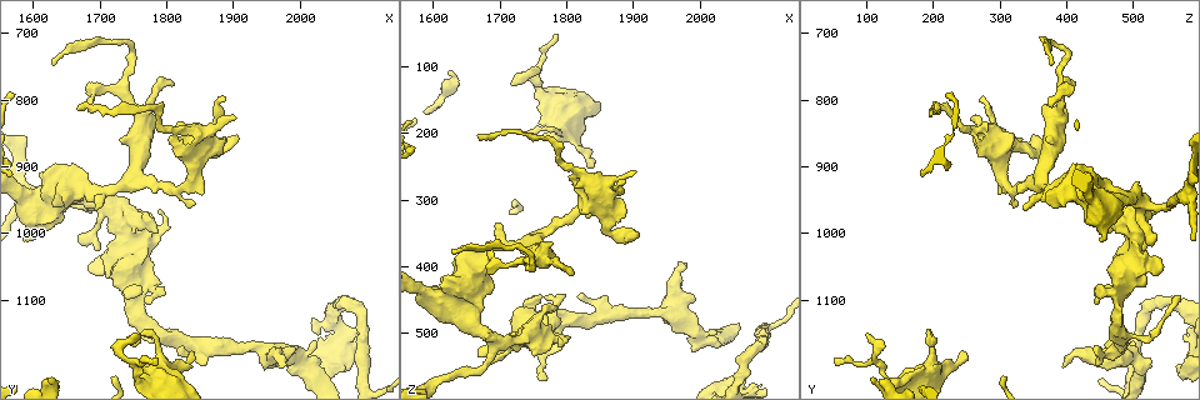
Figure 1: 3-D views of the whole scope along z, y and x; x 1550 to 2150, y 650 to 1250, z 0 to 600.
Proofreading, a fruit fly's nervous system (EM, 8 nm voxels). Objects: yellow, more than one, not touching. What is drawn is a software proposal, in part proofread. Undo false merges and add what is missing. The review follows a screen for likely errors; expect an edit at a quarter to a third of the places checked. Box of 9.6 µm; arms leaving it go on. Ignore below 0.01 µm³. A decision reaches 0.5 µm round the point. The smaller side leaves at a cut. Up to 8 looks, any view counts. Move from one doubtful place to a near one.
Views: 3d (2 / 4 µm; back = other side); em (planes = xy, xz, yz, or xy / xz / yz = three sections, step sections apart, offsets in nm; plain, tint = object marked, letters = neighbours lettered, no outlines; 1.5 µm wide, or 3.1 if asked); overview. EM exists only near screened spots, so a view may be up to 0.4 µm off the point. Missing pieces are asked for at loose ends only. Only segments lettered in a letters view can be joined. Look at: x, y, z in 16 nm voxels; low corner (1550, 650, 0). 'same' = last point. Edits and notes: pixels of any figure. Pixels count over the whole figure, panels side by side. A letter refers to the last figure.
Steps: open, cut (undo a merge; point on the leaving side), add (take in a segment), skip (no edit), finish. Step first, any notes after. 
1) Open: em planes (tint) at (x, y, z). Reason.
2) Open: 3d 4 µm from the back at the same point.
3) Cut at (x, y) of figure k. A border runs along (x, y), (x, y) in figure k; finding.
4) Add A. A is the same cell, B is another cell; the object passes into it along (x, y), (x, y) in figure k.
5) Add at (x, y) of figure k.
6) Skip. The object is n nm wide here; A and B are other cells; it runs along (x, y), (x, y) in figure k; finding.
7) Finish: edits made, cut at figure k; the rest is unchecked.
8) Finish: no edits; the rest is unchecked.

Open: 3d 4 µm at (1845, 1180, 245). Thin end.

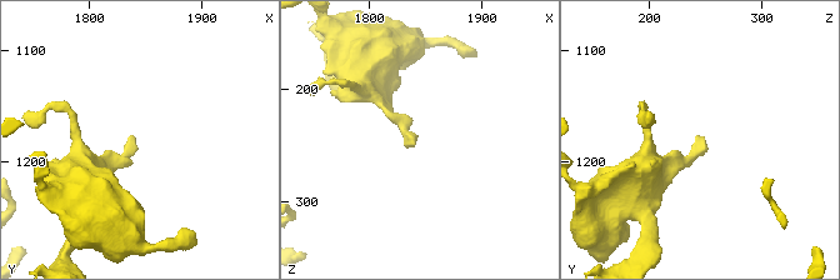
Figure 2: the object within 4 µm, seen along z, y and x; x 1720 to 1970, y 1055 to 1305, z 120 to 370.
Open: em xy step 8 (letters) at (1840, 1176, 248).

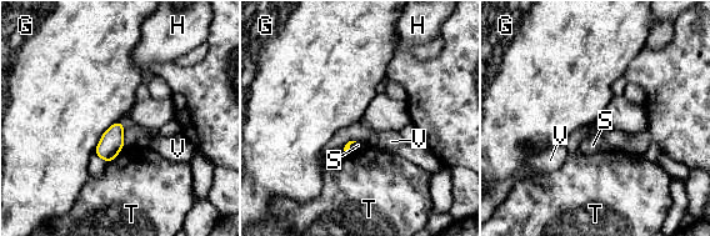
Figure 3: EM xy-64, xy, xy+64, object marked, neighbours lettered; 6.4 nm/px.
Skip. G, H, S, T and V are other cells; a border runs along (119, 121), (103, 134), (94, 151) in figure 3; none of them fits.

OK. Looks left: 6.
Open: 3d 4 µm at (1755, 1150, 100). Tapers out.

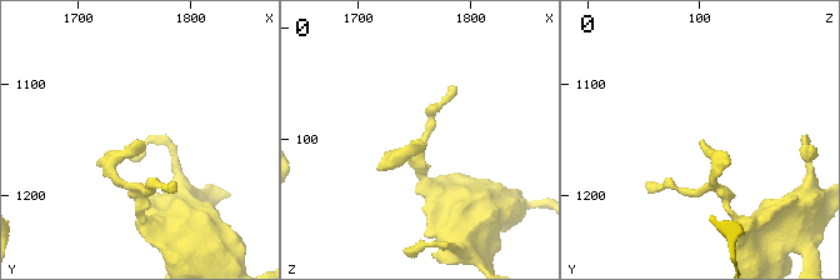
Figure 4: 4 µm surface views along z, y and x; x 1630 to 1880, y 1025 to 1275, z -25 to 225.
Open: em yz step 4 (letters) at (1756, 1152, 102).

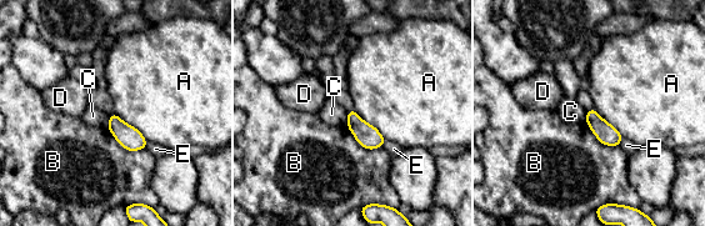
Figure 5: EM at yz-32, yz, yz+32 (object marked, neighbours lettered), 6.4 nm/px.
Open: em planes (letters) at the same point. Cut it another way.

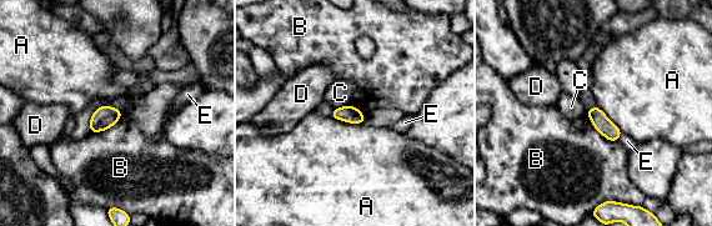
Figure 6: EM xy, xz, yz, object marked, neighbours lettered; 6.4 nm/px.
Skip. The object is 110 nm wide here; A, B, C, D and E are other cells; a border runs along (587, 115), (601, 134), (617, 140) in figure 6; none of them fits.

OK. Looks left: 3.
Open: 3d 4 µm at (1700, 955, 510). Narrows sharply.

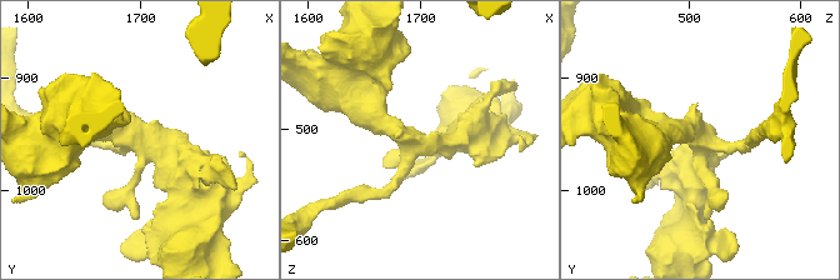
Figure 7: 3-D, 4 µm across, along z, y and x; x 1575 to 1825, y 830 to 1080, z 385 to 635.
Open: em planes (letters) at (1696, 952, 514). 4 arms meet here.

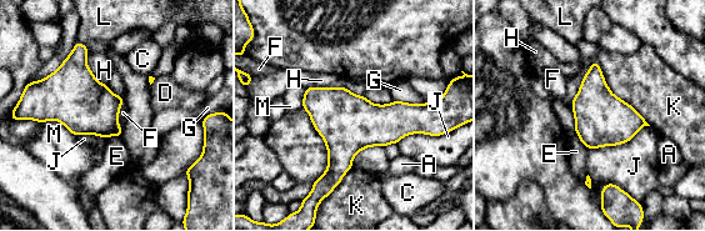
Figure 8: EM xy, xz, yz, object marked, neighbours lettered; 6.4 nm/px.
Skip. The object is 360 nm wide here; the longest contact is with K, 550 nm; A, C, D, E, F, G, H, J, K, L and M are other cells; continuous, no second cell.

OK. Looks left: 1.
Finish: no edits; the rest is unchecked.

